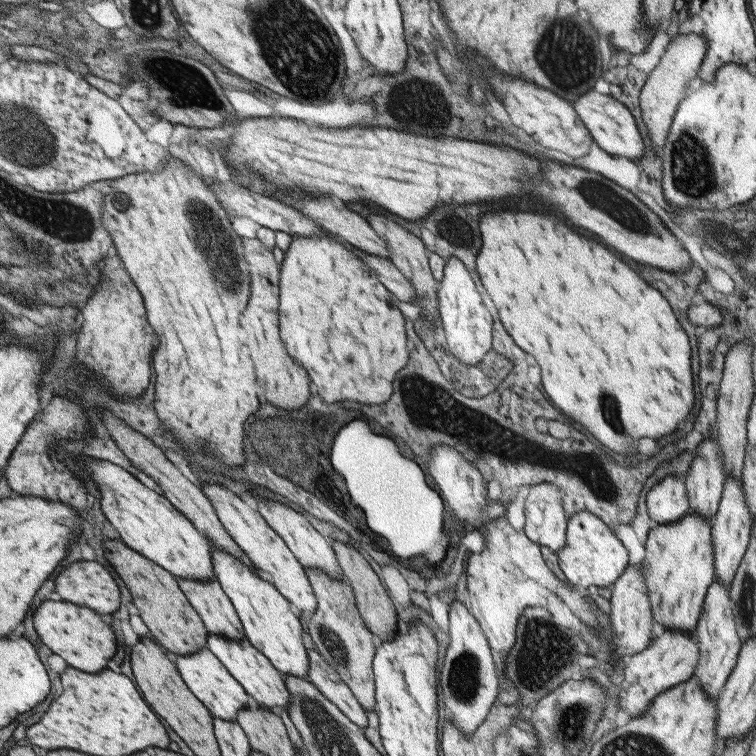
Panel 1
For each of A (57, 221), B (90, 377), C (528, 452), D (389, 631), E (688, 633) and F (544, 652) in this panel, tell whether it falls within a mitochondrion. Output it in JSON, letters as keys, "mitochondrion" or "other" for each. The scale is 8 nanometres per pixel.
{"A":"mitochondrion","B":"other","C":"mitochondrion","D":"other","E":"other","F":"mitochondrion"}

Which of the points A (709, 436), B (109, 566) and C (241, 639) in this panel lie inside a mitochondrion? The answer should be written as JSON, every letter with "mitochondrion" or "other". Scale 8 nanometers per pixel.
{"A":"other","B":"other","C":"other"}

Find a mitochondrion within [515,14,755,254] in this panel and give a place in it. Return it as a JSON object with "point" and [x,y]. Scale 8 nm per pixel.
{"point":[564,63]}

